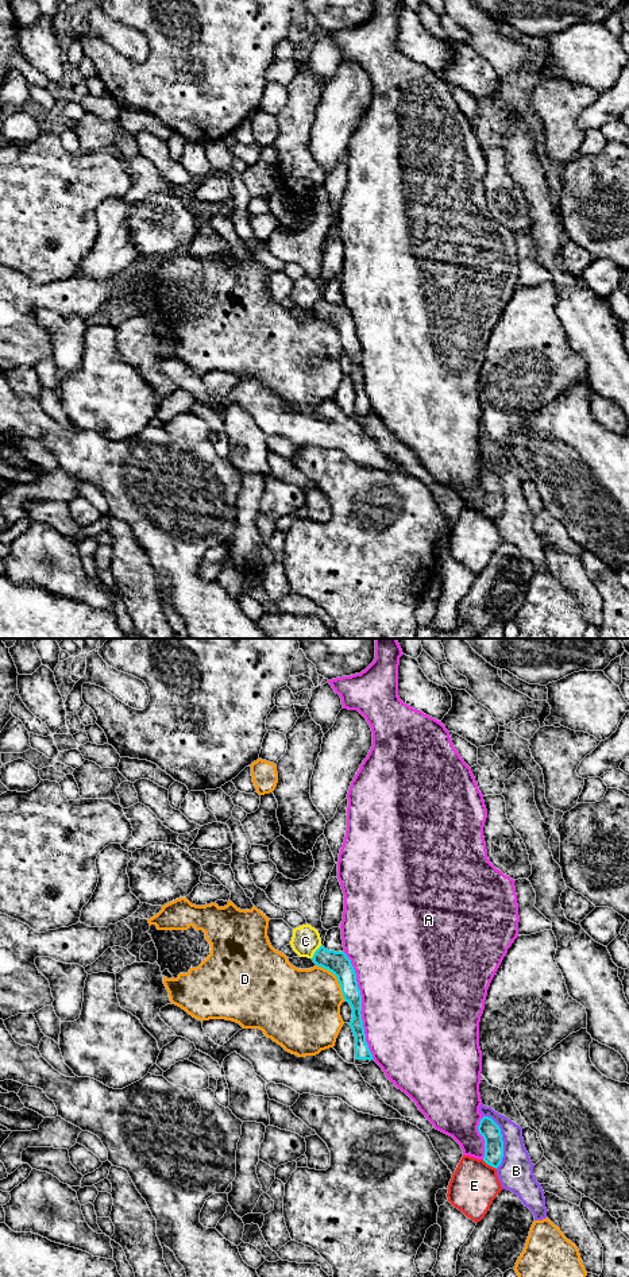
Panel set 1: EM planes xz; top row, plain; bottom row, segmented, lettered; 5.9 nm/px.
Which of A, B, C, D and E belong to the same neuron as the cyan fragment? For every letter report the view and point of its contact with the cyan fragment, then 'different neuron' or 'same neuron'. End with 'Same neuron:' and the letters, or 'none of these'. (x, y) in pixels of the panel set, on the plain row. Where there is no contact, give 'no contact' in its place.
A: meets cyan in xz at (361, 358); different neuron
B: meets cyan in xz at (501, 492); different neuron
C: meets cyan in xz at (315, 304); different neuron
D: meets cyan in xz at (338, 331); different neuron
E: meets cyan in xz at (489, 516); different neuron
Same neuron: none of these

